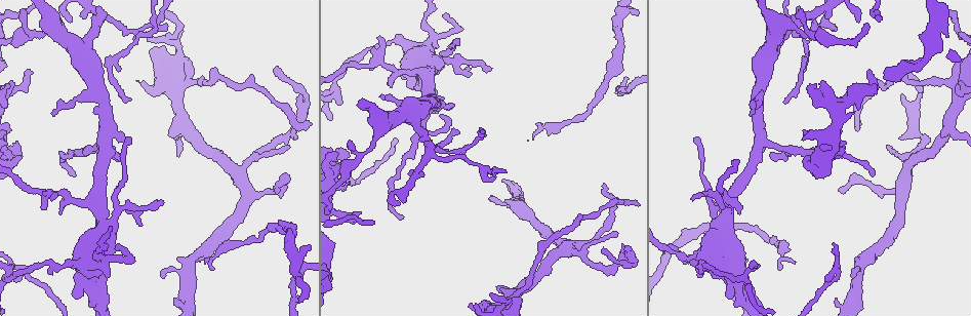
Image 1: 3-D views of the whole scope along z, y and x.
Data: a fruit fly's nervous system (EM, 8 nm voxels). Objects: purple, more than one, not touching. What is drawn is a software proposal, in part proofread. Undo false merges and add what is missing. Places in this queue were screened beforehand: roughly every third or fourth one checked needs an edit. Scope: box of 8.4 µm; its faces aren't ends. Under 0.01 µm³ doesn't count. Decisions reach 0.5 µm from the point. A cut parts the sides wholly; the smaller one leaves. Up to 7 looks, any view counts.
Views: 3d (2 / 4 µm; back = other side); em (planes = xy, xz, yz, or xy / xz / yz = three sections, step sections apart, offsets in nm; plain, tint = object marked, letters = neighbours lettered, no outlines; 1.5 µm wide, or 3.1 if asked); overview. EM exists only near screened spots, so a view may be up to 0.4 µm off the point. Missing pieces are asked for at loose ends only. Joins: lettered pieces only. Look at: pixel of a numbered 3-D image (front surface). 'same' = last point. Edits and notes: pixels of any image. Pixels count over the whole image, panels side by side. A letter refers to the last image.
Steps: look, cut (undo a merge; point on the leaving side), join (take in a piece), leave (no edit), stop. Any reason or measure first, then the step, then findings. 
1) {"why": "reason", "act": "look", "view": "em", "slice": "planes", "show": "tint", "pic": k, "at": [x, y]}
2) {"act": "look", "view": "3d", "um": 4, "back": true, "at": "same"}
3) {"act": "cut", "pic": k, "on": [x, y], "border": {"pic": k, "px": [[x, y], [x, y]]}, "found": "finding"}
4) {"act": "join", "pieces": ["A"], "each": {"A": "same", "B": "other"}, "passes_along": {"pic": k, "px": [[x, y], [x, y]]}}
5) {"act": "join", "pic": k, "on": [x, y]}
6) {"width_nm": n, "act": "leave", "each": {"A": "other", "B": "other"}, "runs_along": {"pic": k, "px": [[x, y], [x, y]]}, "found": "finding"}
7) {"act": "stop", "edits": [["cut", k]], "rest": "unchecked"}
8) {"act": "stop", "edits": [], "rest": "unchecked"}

{"why": "branch stops here", "act": "look", "view": "em", "slice": "planes", "show": "letters", "pic": 1, "at": [867, 70]}

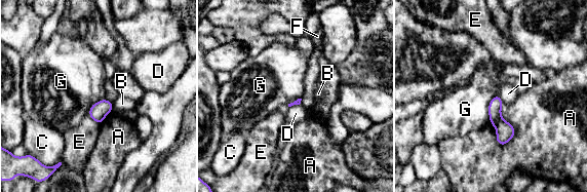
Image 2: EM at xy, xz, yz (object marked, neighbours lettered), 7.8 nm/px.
{"longest_contact_nm": ["A", 340], "act": "leave", "each": {"A": "other", "B": "other", "C": "other", "D": "other", "E": "other", "F": "other", "G": "other"}, "border": {"pic": 2, "px": [[498, 94], [488, 105], [490, 122]]}, "found": "no lettered piece goes on from it"}

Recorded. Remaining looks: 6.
{"why": "thin end", "act": "look", "view": "em", "slice": "planes", "show": "plain", "pic": 1, "at": [383, 94]}

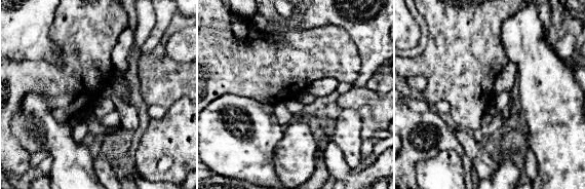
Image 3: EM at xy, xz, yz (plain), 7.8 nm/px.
{"act": "look", "view": "em", "slice": "planes", "show": "letters", "at": "same"}

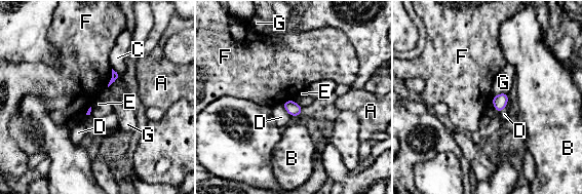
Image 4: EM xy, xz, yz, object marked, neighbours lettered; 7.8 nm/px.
{"act": "leave", "each": {"A": "other", "B": "other", "C": "other", "D": "other", "E": "other", "F": "other", "G": "other"}, "border": {"pic": 4, "px": [[491, 99], [494, 108], [499, 113]]}, "found": "none of them fits"}

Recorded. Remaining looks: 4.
{"why": "end of a long branch", "act": "look", "view": "3d", "um": 4, "pic": 1, "at": [73, 175]}

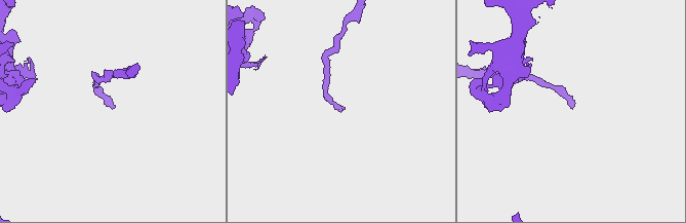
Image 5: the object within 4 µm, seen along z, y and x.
{"why": "shape alone is not enough", "act": "look", "view": "em", "slice": "planes", "show": "letters", "pic": 5, "at": [571, 107]}

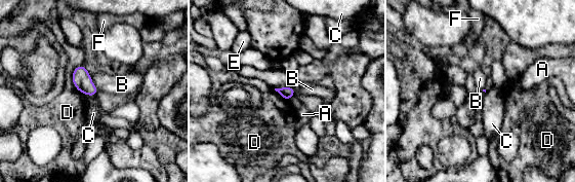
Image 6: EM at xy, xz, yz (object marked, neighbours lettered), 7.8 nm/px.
{"act": "leave", "each": {"A": "other", "B": "other", "C": "other", "D": "other", "E": "other", "F": "other"}, "border": {"pic": 6, "px": [[292, 95], [288, 100]]}, "found": "no lettered piece goes on from it"}

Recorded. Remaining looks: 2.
{"act": "stop", "edits": [], "rest": "unchecked"}

